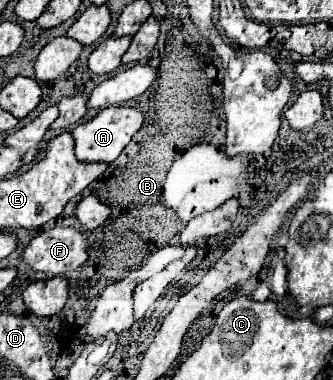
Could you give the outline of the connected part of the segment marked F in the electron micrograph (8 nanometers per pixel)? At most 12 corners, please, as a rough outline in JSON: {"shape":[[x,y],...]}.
{"shape":[[74,227],[36,235],[20,253],[50,277],[78,269],[88,241]]}

